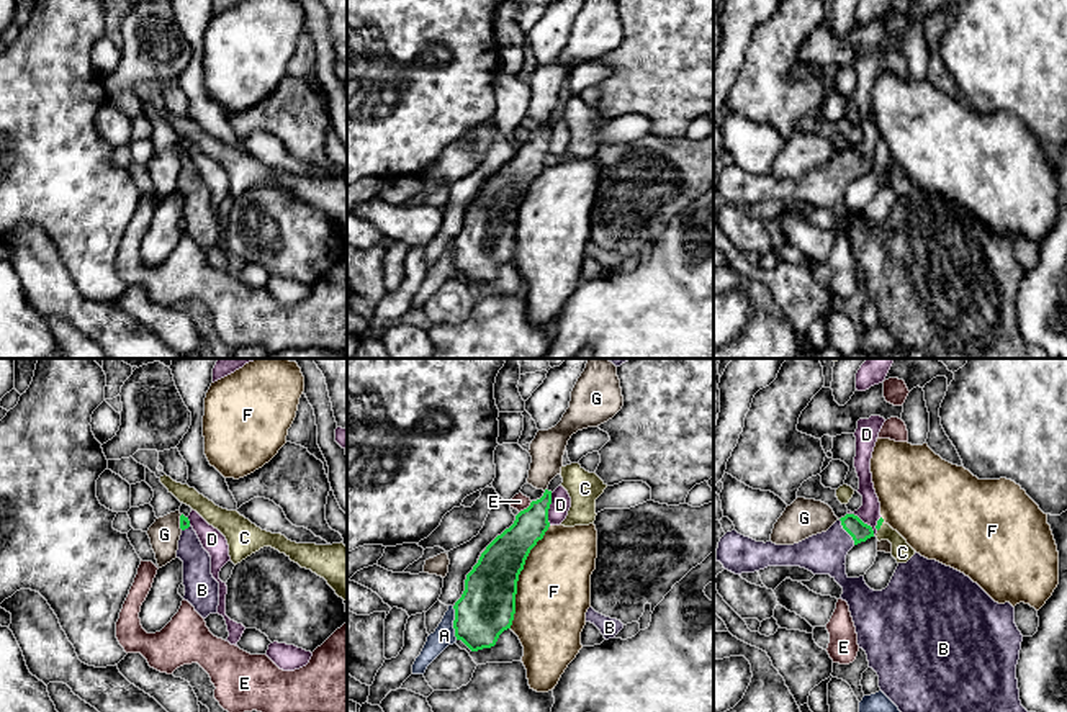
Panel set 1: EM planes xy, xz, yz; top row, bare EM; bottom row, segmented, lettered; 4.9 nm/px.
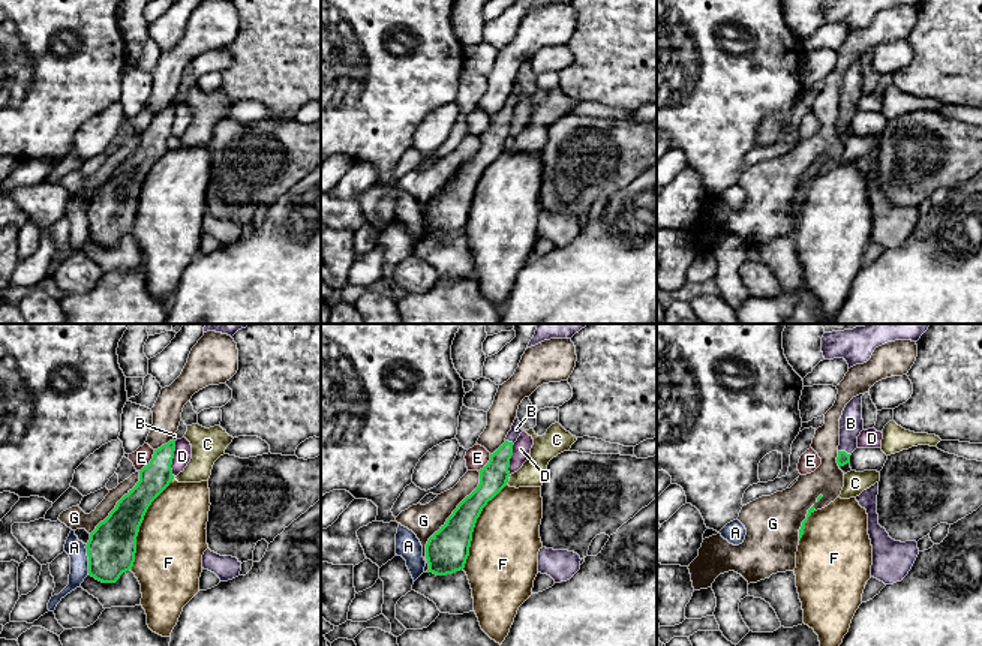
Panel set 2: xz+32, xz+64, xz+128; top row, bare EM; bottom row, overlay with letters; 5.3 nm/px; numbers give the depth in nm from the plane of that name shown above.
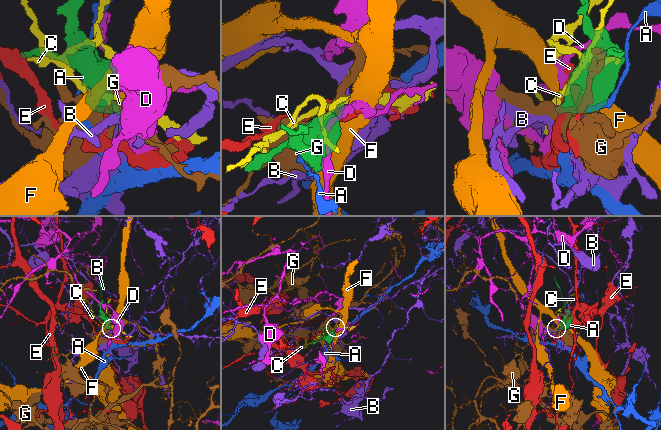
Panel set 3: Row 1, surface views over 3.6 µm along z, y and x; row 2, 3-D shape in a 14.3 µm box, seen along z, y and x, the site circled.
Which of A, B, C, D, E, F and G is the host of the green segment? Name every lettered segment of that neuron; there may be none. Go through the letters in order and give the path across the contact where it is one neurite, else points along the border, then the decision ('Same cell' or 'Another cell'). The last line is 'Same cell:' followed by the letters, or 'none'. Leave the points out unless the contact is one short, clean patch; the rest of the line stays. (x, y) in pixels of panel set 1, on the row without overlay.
A: Boundary: xz (452, 239), (454, 269), (457, 272). Another cell
B: Path across: yz (859, 164), (846, 164), (823, 187). Same cell
C: Another cell
D: Boundary: yz (848, 146), (866, 156), (874, 167). Another cell
E: Another cell
F: Another cell
G: Another cell
Same cell: B

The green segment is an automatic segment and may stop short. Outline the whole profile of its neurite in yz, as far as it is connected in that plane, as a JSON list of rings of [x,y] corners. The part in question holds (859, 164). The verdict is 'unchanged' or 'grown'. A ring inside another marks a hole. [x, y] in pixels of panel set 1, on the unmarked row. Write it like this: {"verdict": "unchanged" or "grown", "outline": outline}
{"verdict": "grown", "outline": [[[846,147],[826,165],[794,178],[756,175],[732,164],[718,175],[717,195],[735,208],[754,206],[768,200],[800,200],[813,208],[830,208],[843,221],[840,232],[849,239],[858,278],[866,285],[869,301],[877,306],[880,324],[907,352],[916,349],[926,358],[1047,358],[1044,350],[1028,345],[1020,334],[1016,298],[1023,268],[1015,257],[1015,241],[1010,236],[995,236],[964,206],[916,185],[907,196],[898,196],[885,223],[874,224],[866,218],[864,210],[849,211],[844,198],[848,185],[871,170],[874,170],[872,160],[854,147]]]}

